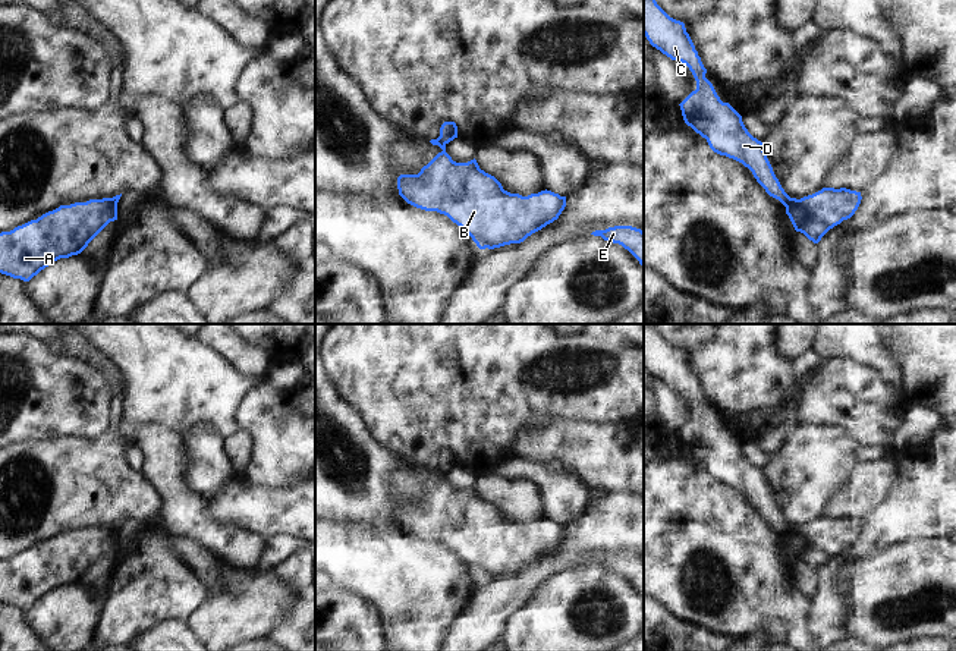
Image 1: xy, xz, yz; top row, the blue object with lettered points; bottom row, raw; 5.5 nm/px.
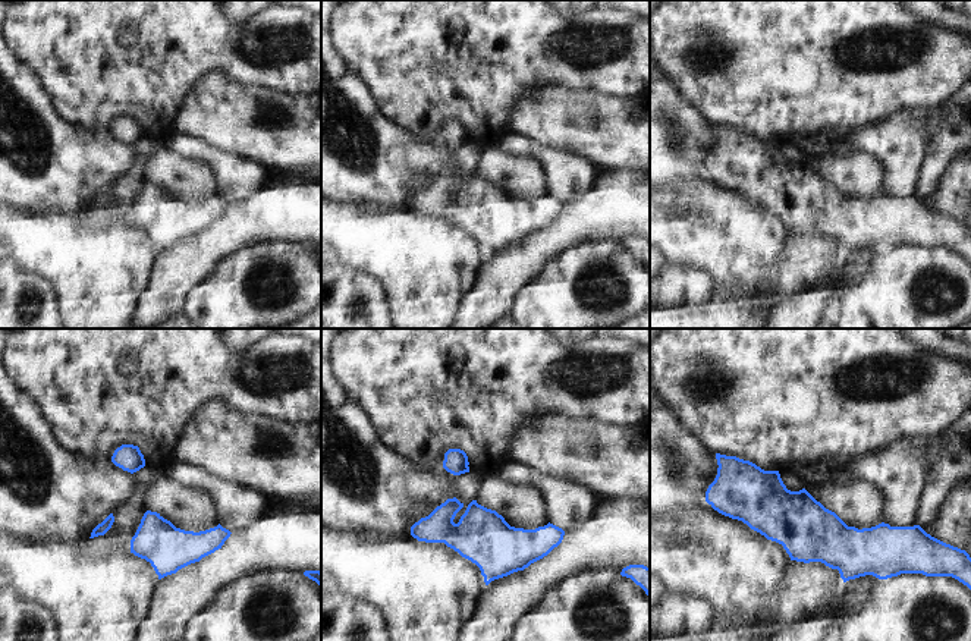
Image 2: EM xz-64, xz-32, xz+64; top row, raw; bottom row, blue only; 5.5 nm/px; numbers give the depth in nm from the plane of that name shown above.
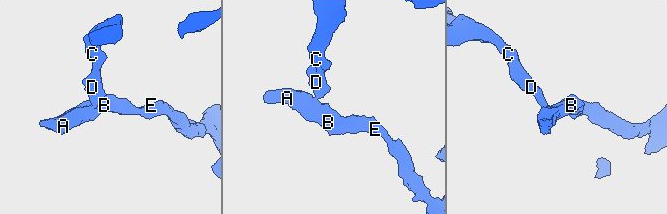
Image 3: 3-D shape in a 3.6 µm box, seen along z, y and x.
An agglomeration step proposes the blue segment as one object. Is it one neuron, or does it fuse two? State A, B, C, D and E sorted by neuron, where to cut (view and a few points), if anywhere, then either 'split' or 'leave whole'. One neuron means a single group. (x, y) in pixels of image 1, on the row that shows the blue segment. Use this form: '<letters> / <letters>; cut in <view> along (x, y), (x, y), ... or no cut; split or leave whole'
A B E / C D; cut in xz along (437, 138), (445, 145); split

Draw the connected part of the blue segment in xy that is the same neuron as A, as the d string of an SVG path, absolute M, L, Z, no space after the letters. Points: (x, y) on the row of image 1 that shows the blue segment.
M113 198L89 199L60 205L10 232L0 233L0 273L29 282L41 270L60 258L81 254L88 243L110 223L117 220L117 204Z

